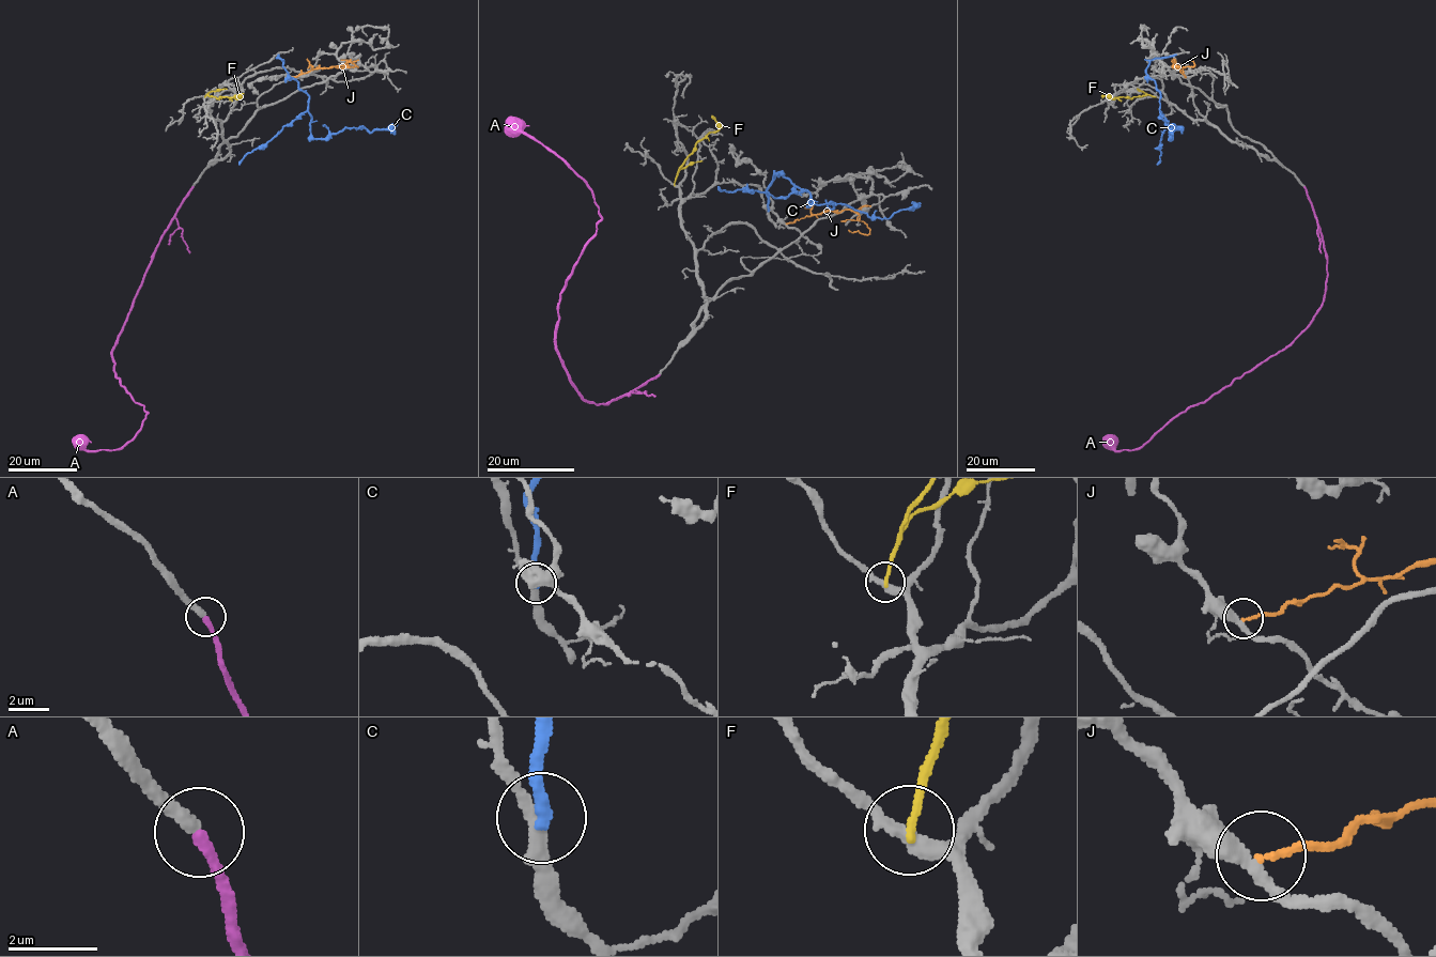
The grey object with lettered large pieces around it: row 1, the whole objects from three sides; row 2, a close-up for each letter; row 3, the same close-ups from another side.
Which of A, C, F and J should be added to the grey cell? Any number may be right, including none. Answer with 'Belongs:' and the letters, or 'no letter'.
Belongs: A

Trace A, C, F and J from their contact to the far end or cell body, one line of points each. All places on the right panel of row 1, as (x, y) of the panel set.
A: (1305, 186), (1326, 257), (1325, 296), (1313, 321), (1283, 350), (1173, 417), (1137, 449), (1115, 450), (1110, 436)
C: (1175, 55), (1153, 58), (1145, 72), (1159, 92), (1170, 138), (1175, 128), (1182, 132), (1170, 124)
F: (1155, 97), (1101, 96)
J: (1185, 76), (1175, 66), (1192, 66), (1194, 64), (1190, 60)

